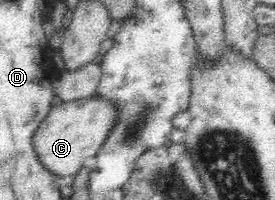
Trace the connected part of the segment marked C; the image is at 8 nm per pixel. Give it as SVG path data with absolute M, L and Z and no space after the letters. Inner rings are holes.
M93 96L62 102L54 106L34 130L34 137L32 137L34 152L44 169L57 177L78 173L78 170L83 168L84 160L95 157L96 153L102 149L118 112L119 109L113 101Z

